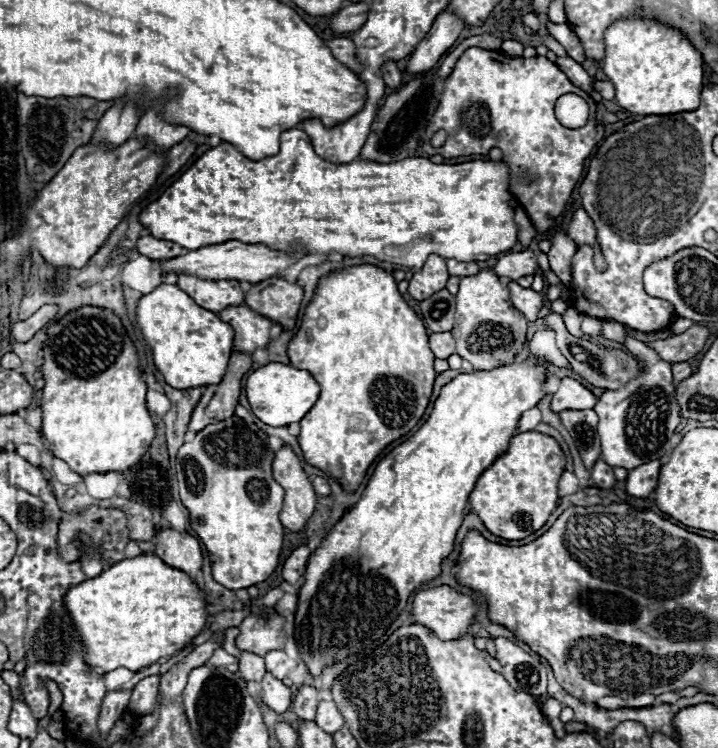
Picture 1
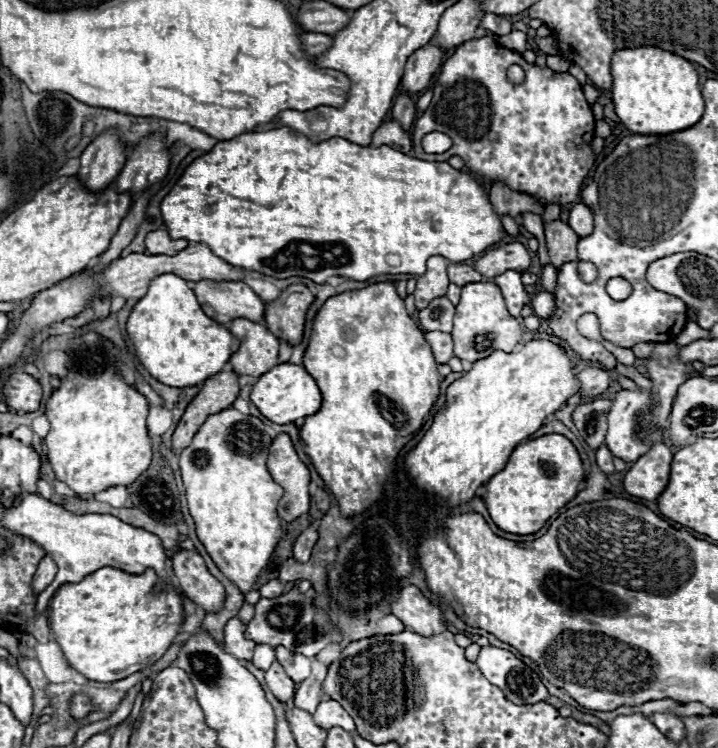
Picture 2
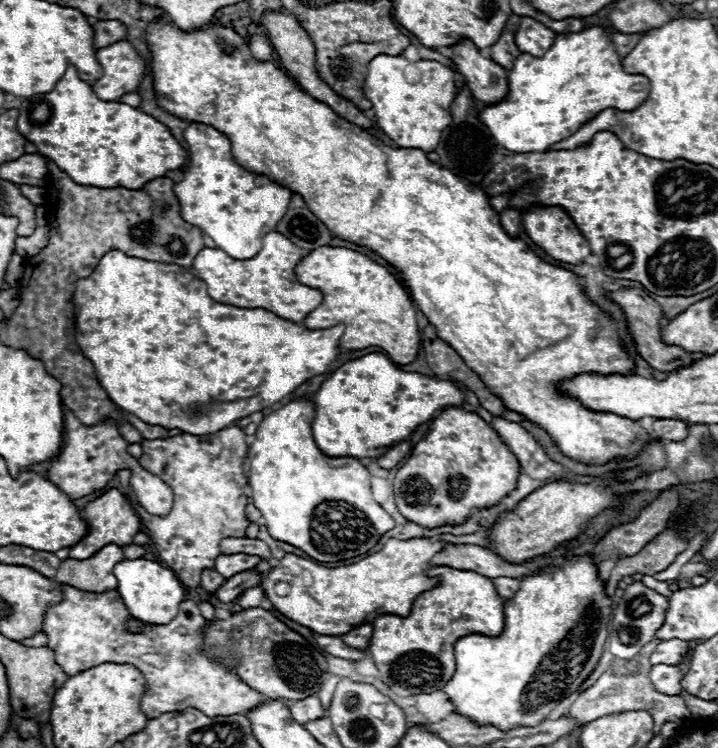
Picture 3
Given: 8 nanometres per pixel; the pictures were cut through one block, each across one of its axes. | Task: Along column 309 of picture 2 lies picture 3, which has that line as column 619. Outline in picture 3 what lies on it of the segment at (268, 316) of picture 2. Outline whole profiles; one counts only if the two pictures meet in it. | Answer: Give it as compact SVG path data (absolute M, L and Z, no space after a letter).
M624 288L624 290L616 290L616 292L608 292L606 294L614 304L618 304L626 316L626 326L630 336L634 338L634 346L636 352L656 370L660 372L668 372L674 370L676 366L684 366L688 362L692 362L690 354L678 346L668 346L662 342L660 338L660 320L662 320L662 308L640 288Z

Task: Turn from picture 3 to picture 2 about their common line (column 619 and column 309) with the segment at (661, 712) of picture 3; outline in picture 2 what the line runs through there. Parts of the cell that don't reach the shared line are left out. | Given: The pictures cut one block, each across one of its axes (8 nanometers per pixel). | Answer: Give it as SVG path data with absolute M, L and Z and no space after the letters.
M314 660L312 674L304 682L300 682L298 690L294 692L294 706L314 714L318 702L322 702L322 698L324 698L324 690L322 690L324 678L326 678L326 666L322 662Z

